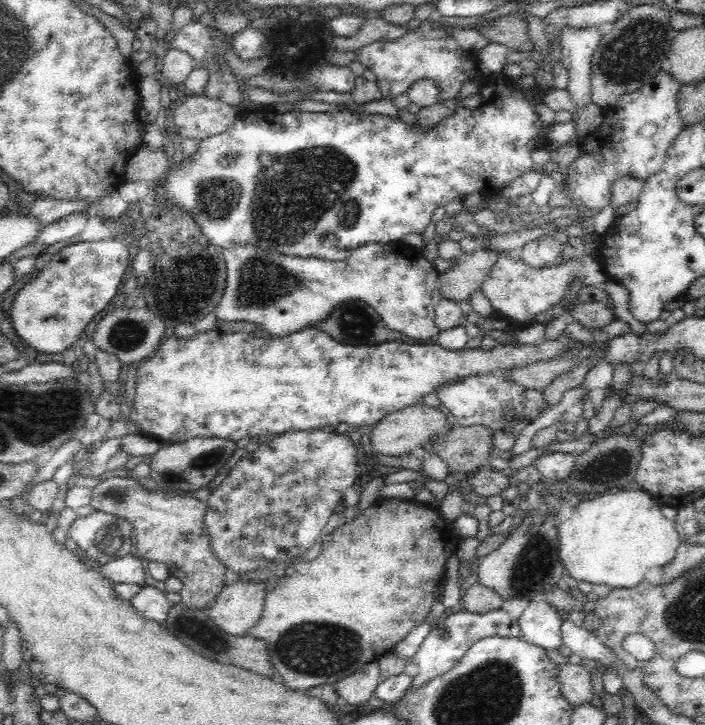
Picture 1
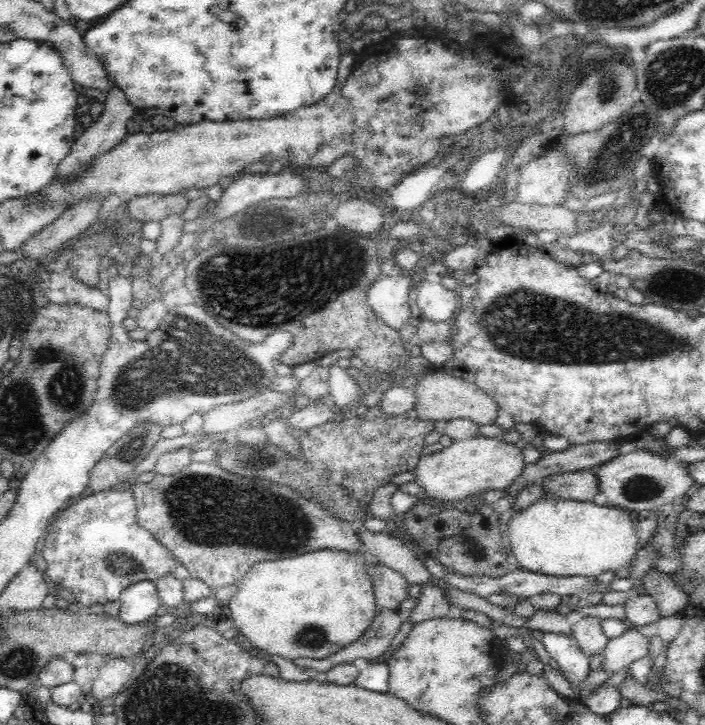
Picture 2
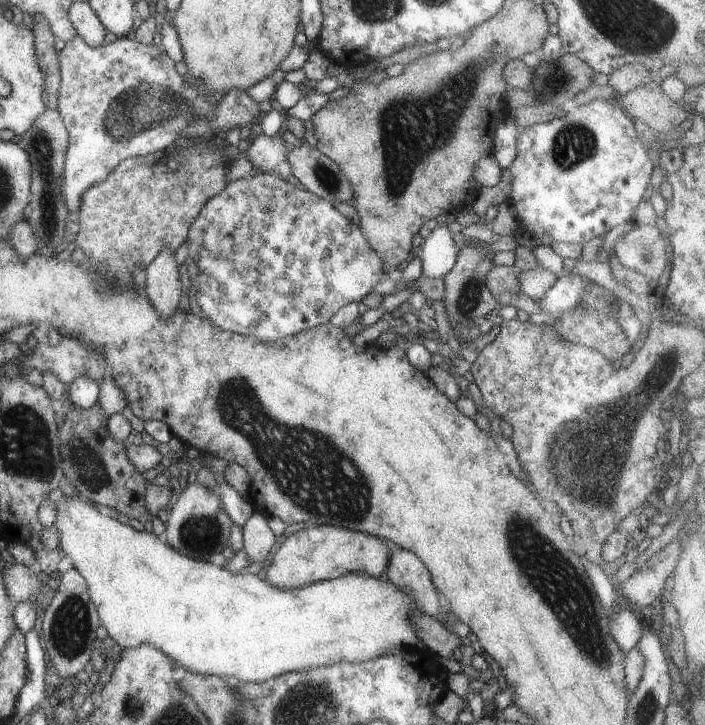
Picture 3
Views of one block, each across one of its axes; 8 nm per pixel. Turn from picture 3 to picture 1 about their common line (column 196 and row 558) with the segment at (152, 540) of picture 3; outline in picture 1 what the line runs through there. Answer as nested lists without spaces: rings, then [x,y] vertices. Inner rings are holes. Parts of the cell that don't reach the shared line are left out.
[[[642,488],[618,494],[604,494],[596,500],[586,500],[578,504],[574,507],[572,516],[557,526],[558,555],[566,573],[579,582],[604,584],[612,589],[632,589],[645,581],[649,570],[670,565],[682,543],[673,521],[665,518],[660,509],[655,498]]]

